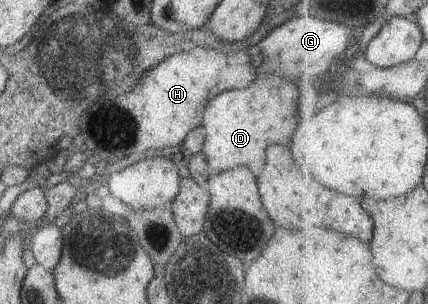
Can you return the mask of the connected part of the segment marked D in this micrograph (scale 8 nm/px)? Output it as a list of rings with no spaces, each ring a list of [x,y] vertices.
[[[258,75],[243,89],[225,90],[209,99],[204,107],[201,126],[204,131],[202,151],[211,173],[245,166],[258,173],[265,163],[269,143],[291,145],[297,121],[297,86],[283,75]]]

